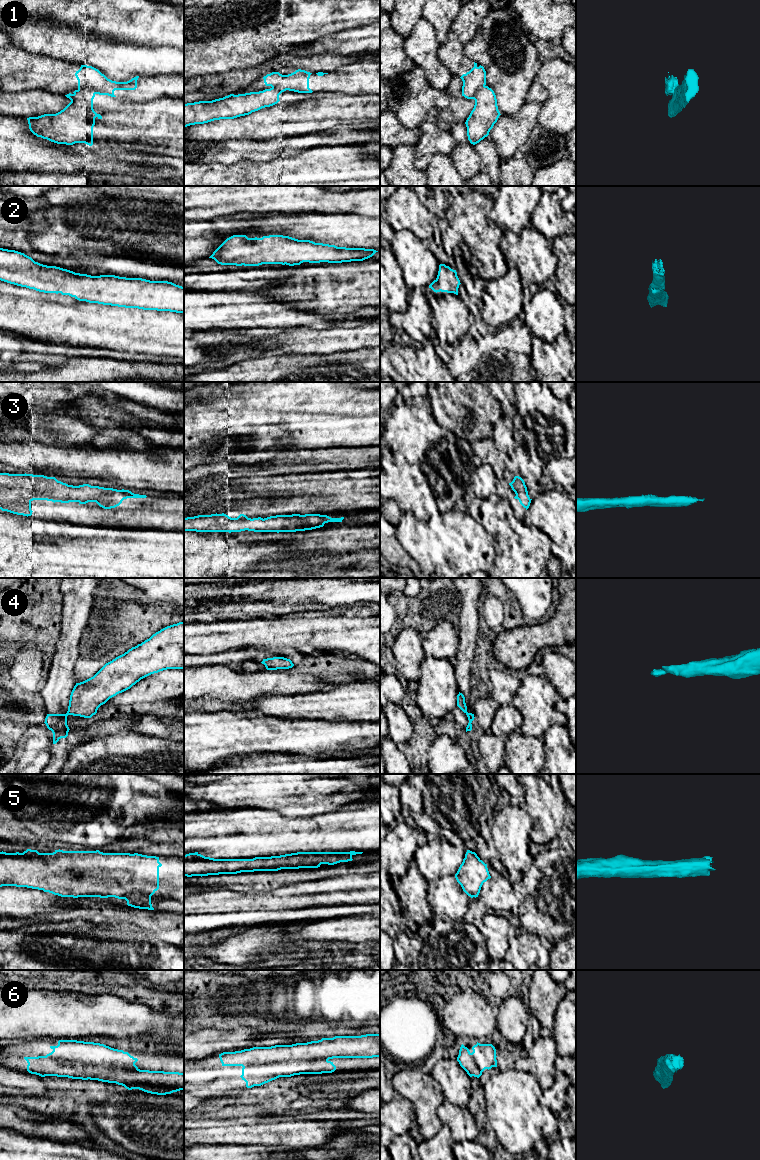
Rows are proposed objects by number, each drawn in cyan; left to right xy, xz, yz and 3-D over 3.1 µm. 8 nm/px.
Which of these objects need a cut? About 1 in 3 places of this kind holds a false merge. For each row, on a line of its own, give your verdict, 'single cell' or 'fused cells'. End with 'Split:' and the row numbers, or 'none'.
1: fused cells
2: single cell
3: single cell
4: fused cells
5: single cell
6: single cell
Split: 1, 4

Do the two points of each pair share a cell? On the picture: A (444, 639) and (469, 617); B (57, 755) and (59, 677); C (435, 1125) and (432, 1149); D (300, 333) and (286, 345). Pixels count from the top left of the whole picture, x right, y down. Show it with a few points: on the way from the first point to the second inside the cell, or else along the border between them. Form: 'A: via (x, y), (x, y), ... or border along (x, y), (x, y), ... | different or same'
A: border along (458, 629), (459, 649), (457, 653) | different
B: via (58, 736), (53, 725), (56, 716), (56, 696) | same
C: border along (443, 1125), (432, 1137), (424, 1140) | different
D: via (297, 336), (289, 342) | same

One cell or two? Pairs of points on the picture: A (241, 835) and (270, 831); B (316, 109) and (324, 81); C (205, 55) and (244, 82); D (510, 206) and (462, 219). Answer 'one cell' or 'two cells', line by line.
A: one cell
B: two cells
C: two cells
D: two cells

